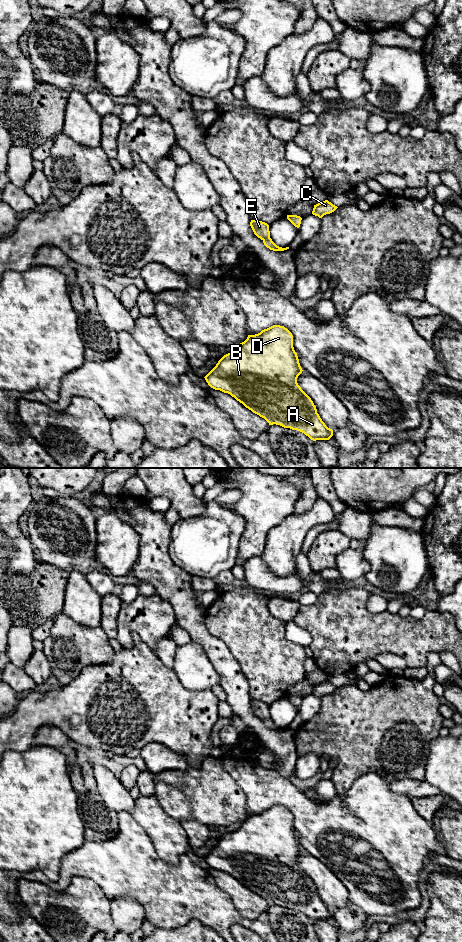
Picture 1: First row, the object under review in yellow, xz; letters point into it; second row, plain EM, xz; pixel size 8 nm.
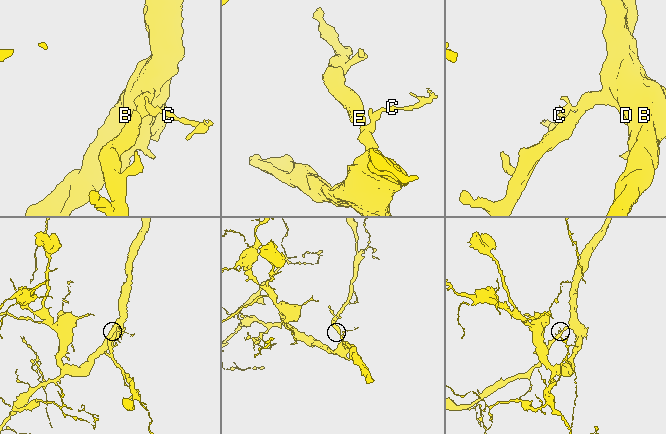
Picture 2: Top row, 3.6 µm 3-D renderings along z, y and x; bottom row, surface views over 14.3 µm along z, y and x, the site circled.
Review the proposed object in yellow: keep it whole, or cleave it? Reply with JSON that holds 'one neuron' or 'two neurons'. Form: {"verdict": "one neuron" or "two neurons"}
{"verdict": "one neuron"}

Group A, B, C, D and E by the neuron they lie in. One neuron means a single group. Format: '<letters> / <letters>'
A B C D E

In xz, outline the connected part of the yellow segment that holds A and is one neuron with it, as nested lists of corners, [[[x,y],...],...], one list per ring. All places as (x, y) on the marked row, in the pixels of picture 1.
[[[273,325],[258,334],[248,335],[237,350],[224,355],[204,378],[211,388],[230,394],[253,413],[264,418],[269,425],[276,424],[300,431],[313,441],[329,440],[333,436],[333,430],[325,425],[313,401],[297,383],[302,371],[293,347],[292,333],[284,326]]]

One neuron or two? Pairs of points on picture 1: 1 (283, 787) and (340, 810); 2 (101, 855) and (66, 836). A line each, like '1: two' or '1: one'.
1: one
2: two

